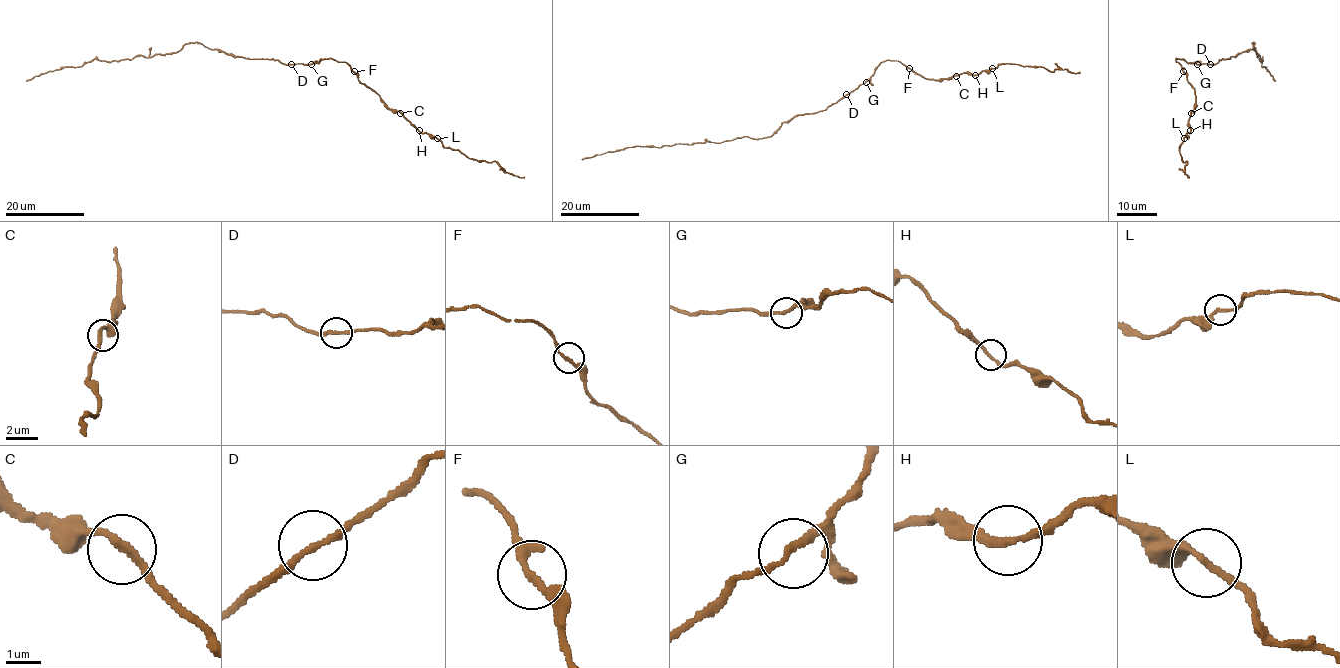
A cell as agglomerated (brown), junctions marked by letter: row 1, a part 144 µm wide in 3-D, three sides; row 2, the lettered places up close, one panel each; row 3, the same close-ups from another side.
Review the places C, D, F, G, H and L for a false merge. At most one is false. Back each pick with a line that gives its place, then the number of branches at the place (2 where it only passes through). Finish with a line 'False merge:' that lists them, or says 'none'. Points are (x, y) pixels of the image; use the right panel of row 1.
False merge: none

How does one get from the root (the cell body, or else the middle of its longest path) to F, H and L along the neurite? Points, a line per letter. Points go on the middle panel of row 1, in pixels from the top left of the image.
F: (847, 94), (864, 84), (882, 62), (900, 61), (909, 68)
H: (847, 94), (864, 84), (887, 60), (900, 61), (927, 79), (943, 80), (963, 73), (975, 75)
L: (847, 94), (864, 84), (887, 60), (900, 61), (917, 74), (933, 80), (963, 73), (977, 75), (992, 68)

